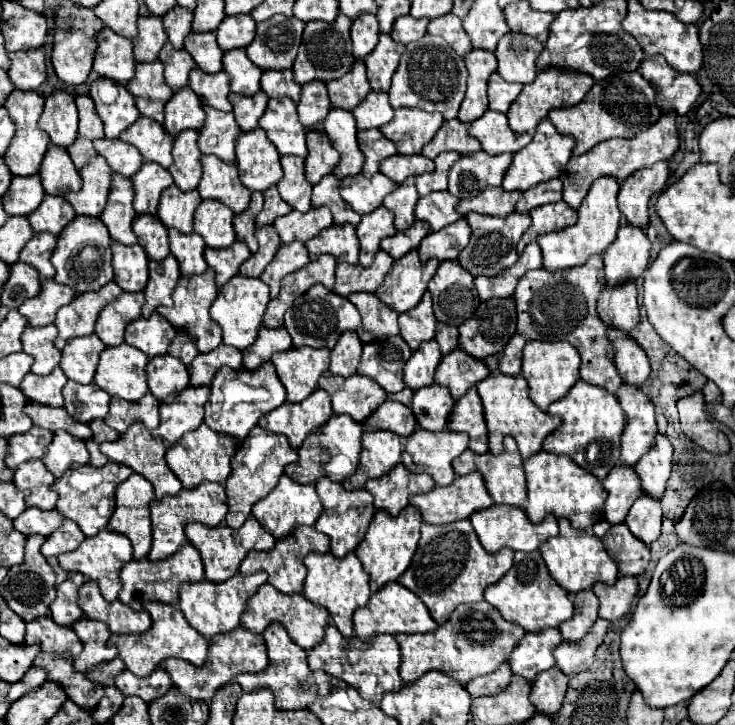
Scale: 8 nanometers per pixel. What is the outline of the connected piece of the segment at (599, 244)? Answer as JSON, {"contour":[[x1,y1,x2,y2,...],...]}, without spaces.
{"contour":[[600,178,592,184,584,204,578,208,578,222,566,230,544,234,538,238,542,248,544,268,548,272,562,272,574,266,582,266,594,254,604,254,604,250,616,240,616,232,620,228,620,210,616,204,618,182,614,178]]}

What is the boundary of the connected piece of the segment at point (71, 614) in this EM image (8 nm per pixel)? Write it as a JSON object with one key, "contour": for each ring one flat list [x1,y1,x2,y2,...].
{"contour":[[70,574,60,586,58,586,58,596,50,604,52,620,60,626,72,626,76,620,84,616,82,608,78,606,78,590,84,584,82,574]]}

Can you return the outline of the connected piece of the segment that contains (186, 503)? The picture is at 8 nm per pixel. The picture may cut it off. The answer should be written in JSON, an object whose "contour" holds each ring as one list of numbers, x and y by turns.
{"contour":[[202,482,194,490,180,490,176,496,164,496,162,500,150,502,150,518,152,518,154,540,152,540,152,550,148,554,148,560,158,562,158,560,170,558,174,552,178,552,186,544,184,528,188,524,200,522,200,524,212,528,212,526,222,524,226,512,228,512,228,508,226,508,224,486,216,484,216,482]]}

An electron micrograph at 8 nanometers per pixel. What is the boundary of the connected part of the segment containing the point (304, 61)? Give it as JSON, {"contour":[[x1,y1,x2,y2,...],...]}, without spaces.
{"contour":[[338,14,338,18,332,24,328,24,328,22,308,22,306,24,302,44,300,44,300,50,298,50,294,68,292,68,294,80,298,84,306,84,312,80,328,82,328,80,340,78,346,72,350,72,350,68,354,64,350,26,352,26,352,20,348,20,348,16,344,16,344,14]]}

